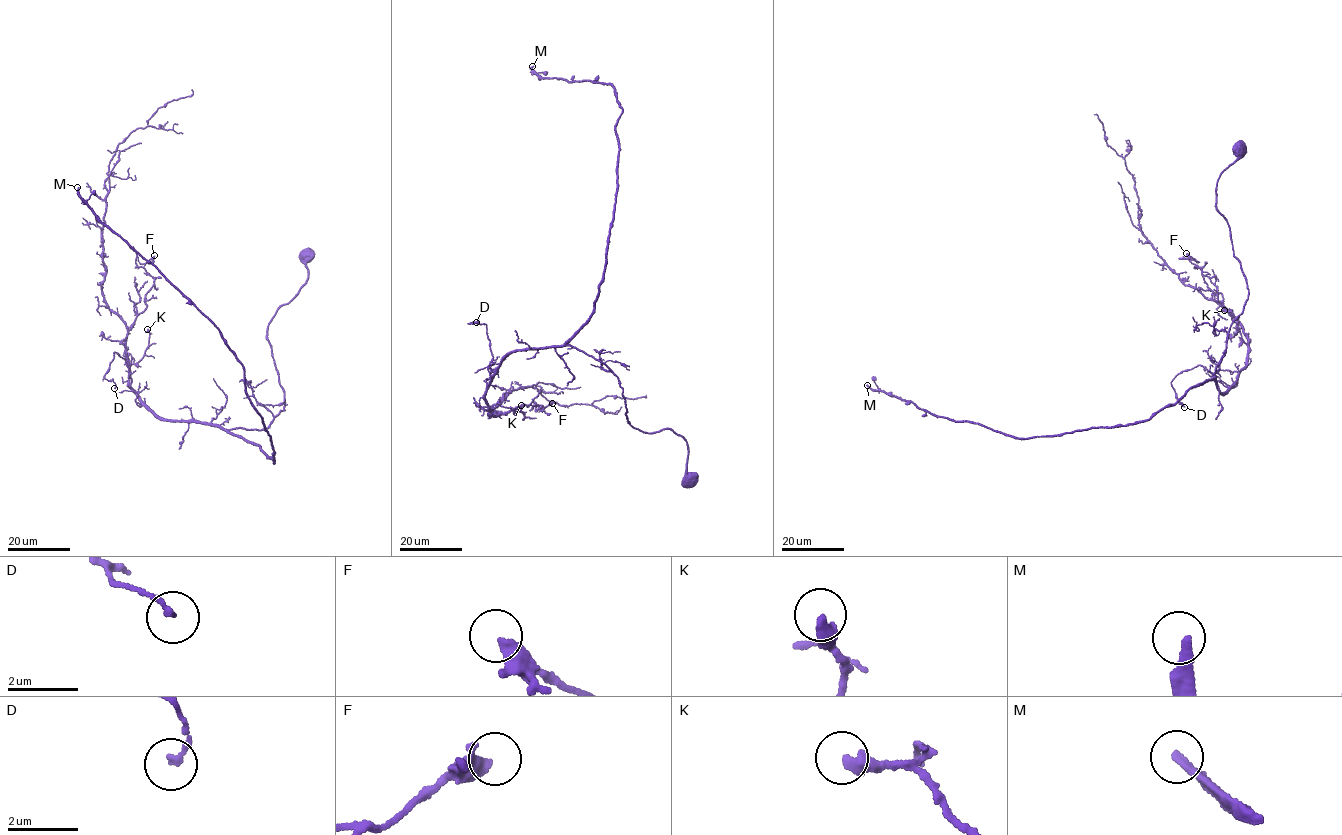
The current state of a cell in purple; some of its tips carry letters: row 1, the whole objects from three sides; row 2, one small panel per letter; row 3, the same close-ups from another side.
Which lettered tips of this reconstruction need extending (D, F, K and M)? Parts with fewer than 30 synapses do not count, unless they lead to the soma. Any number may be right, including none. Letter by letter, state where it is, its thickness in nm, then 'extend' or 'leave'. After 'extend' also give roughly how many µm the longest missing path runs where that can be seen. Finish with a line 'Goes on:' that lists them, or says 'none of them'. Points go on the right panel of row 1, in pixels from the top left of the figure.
D: (1184, 407) | 130 nm | leave
F: (1186, 253) | 420 nm | leave
K: (1224, 310) | 380 nm | leave
M: (867, 385) | 300 nm | extend | 60 µm
Goes on: M

